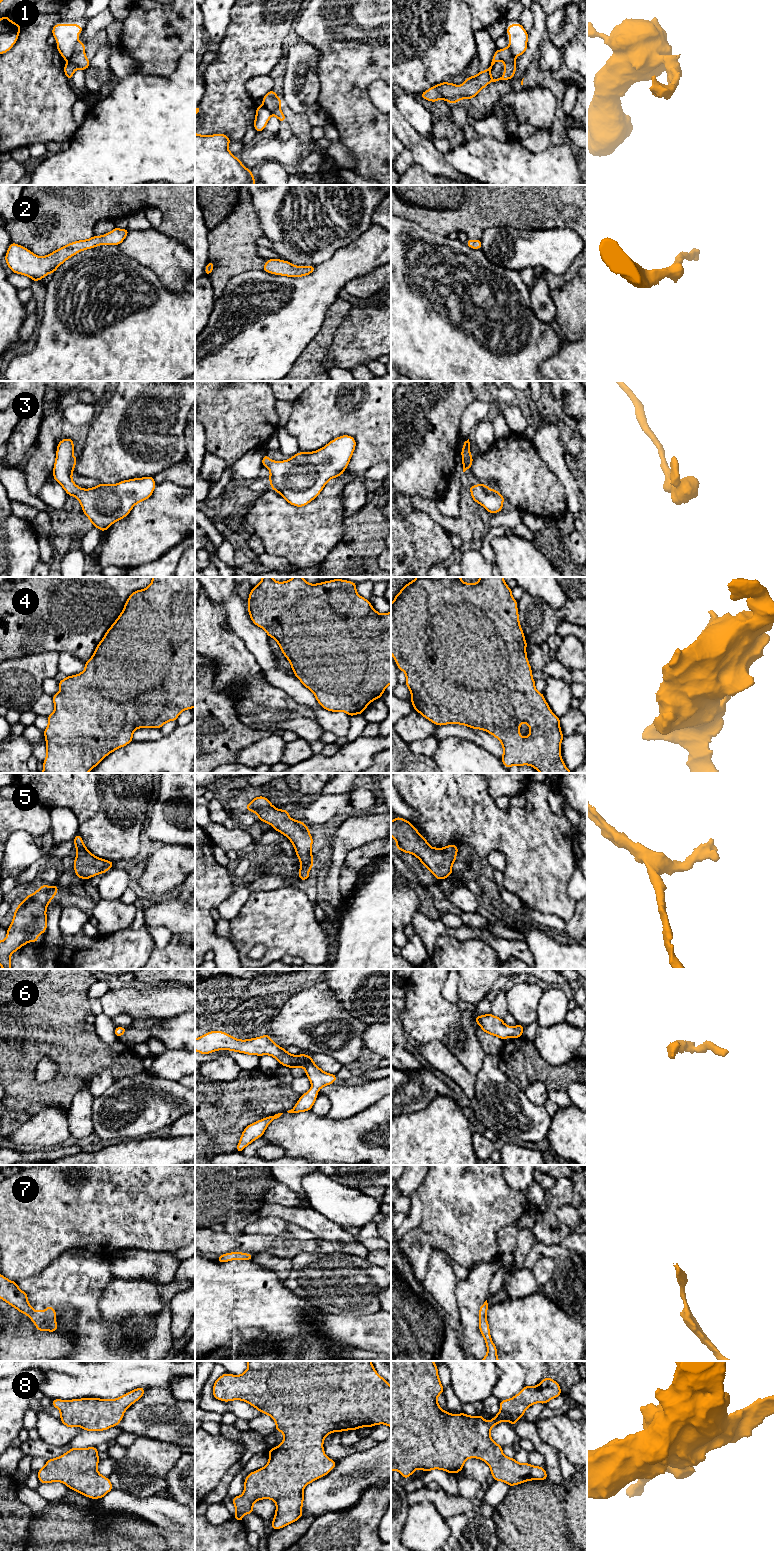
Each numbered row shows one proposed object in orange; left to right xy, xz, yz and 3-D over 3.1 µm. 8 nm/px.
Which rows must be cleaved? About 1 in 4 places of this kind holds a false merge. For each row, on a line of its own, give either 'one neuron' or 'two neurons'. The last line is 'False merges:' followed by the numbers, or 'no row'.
1: two neurons
2: one neuron
3: one neuron
4: one neuron
5: one neuron
6: one neuron
7: one neuron
8: one neuron
False merges: 1

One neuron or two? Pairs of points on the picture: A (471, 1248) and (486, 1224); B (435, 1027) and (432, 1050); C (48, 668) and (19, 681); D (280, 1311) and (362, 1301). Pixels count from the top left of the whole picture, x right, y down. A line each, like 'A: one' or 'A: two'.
A: one
B: two
C: one
D: two

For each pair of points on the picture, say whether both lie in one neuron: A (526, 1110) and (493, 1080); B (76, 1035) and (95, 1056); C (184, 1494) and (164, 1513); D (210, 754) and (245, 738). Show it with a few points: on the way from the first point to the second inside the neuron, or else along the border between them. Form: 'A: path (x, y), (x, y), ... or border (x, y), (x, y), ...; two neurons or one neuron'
A: path (518, 1105), (501, 1088); one neuron
B: path (79, 1040), (90, 1051); one neuron
C: border (172, 1498), (184, 1507); two neurons
D: path (219, 745), (226, 738), (236, 738); one neuron

